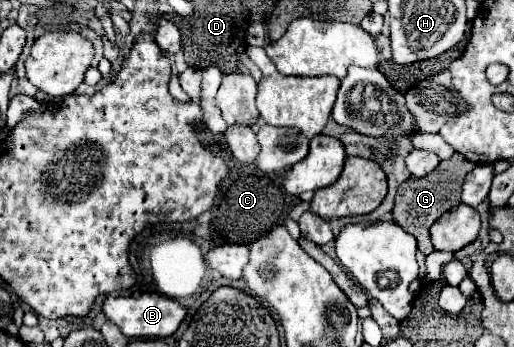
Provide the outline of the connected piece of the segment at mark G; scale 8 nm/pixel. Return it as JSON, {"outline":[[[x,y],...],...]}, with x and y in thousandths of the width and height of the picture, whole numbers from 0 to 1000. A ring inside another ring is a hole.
{"outline":[[[885,441],[877,458],[858,464],[846,493],[839,493],[831,510],[819,516],[792,516],[776,533],[768,597],[765,597],[765,631],[772,648],[780,648],[788,666],[796,666],[811,689],[811,712],[823,735],[842,729],[835,654],[874,602],[889,597],[897,585],[897,533],[905,504],[924,481],[912,458],[905,458],[897,441]]]}

